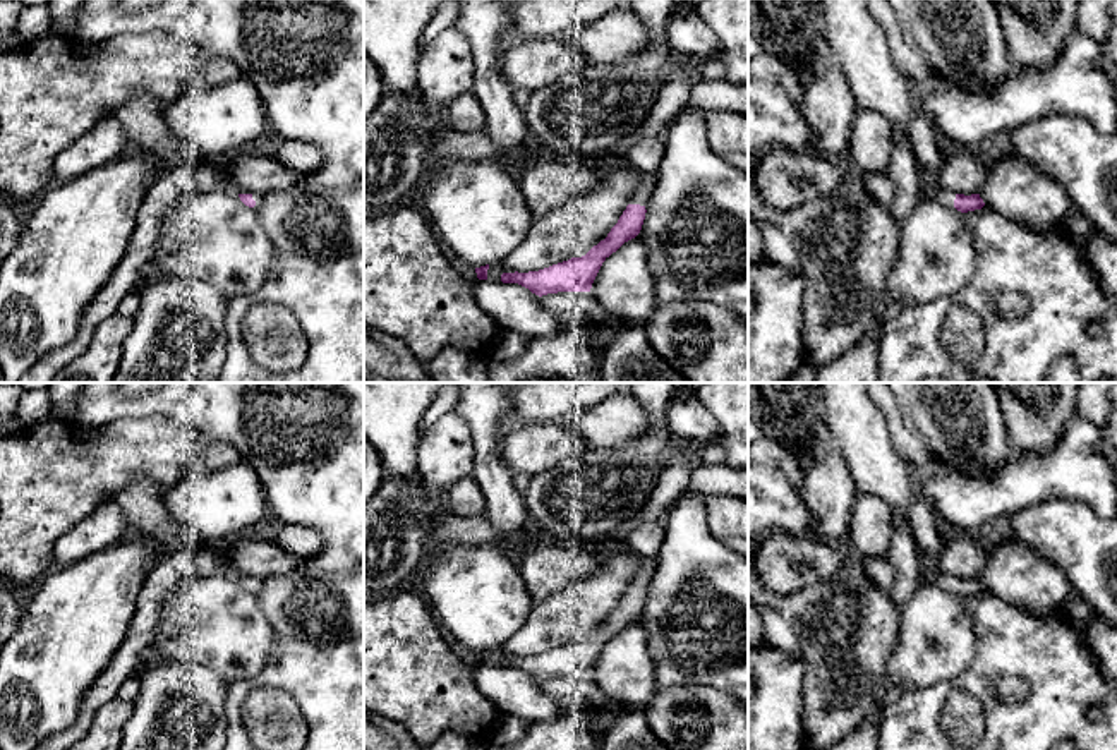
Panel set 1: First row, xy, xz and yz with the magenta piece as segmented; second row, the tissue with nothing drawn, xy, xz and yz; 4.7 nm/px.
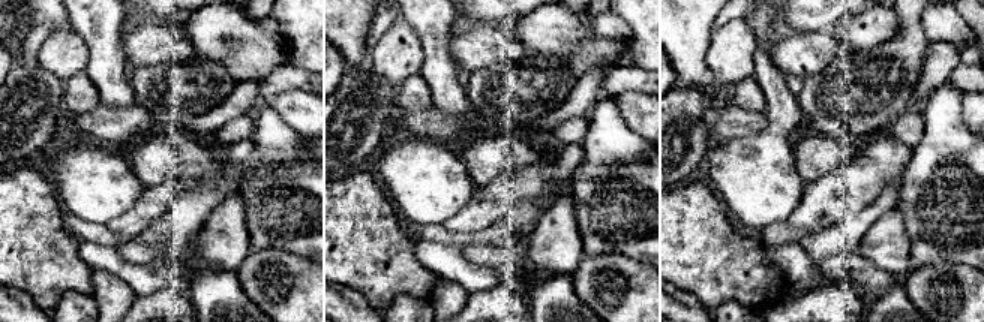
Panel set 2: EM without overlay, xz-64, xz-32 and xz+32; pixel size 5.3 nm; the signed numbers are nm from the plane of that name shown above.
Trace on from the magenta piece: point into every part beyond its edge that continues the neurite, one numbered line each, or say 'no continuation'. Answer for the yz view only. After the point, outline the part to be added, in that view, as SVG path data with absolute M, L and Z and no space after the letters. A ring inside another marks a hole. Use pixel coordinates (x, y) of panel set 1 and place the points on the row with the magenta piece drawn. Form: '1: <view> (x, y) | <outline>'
1: yz (946, 198) | M930 180L923 185L925 199L935 201L942 206L954 208L956 192L944 191L933 185Z

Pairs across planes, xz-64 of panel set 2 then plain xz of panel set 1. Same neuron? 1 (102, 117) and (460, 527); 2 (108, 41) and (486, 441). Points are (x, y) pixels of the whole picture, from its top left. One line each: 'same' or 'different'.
1: same
2: same

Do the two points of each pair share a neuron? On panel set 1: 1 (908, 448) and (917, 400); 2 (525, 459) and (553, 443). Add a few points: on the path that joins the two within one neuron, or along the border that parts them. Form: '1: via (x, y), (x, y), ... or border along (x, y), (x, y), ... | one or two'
1: border along (894, 400), (903, 421), (932, 455) | two
2: via (532, 452), (546, 443) | one

